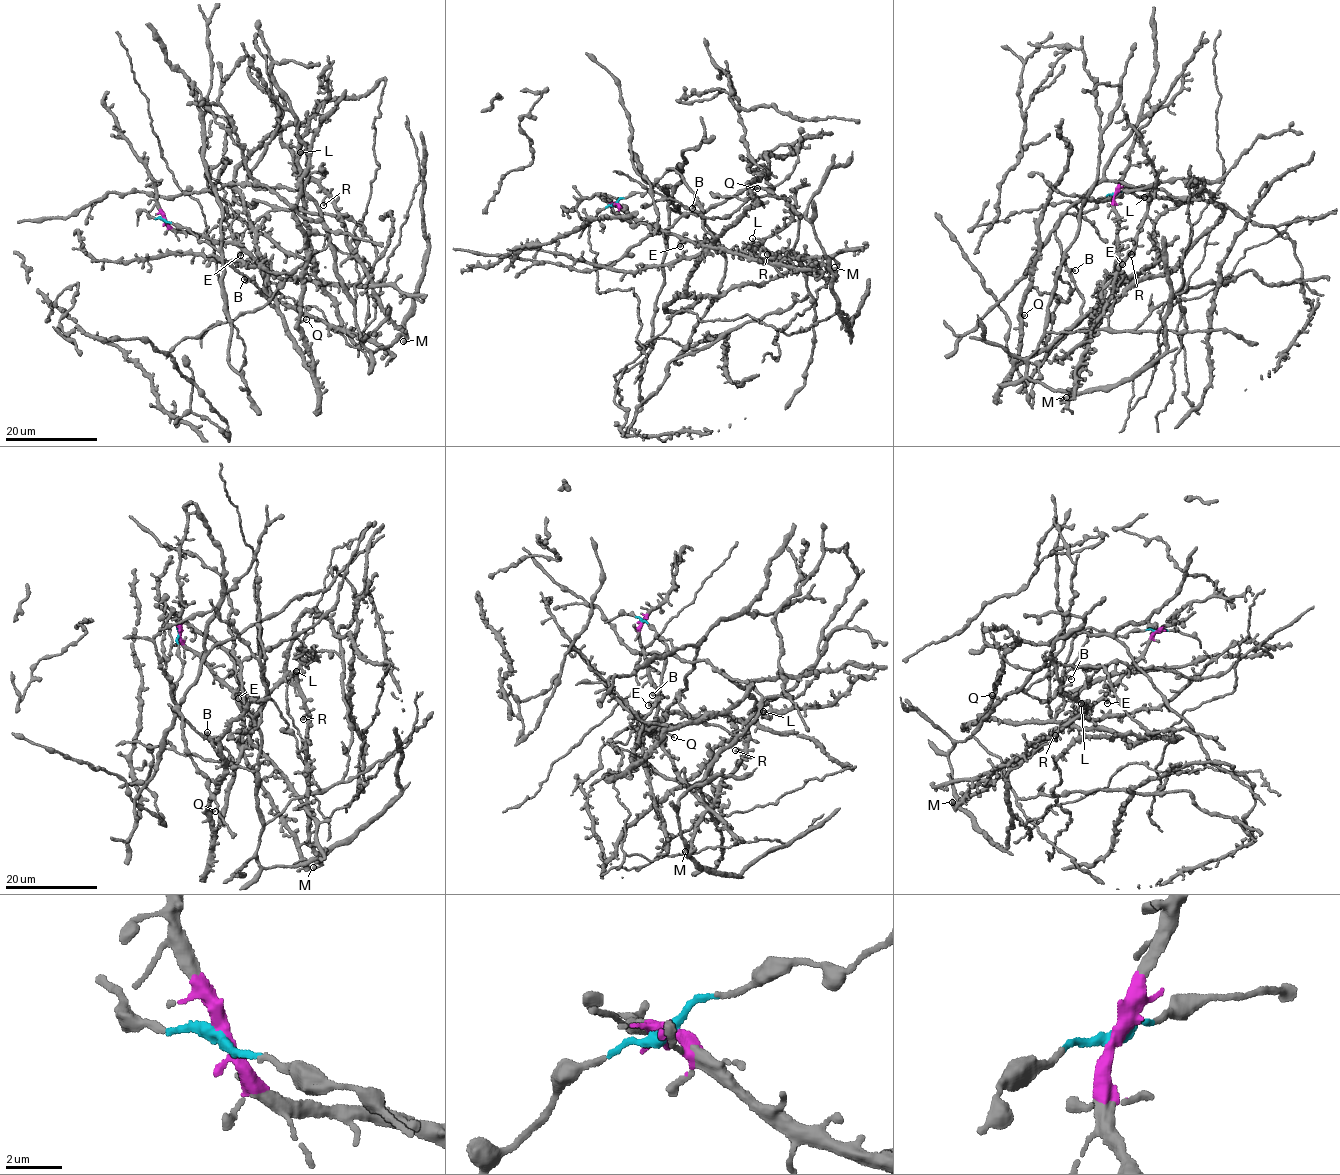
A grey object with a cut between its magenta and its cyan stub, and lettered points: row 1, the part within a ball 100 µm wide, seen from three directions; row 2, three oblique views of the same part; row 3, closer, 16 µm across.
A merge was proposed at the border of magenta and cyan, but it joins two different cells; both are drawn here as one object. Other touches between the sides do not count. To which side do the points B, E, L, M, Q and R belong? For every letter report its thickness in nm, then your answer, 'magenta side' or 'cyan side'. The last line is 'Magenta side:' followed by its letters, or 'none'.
B: calibre 200 nm; cyan side
E: calibre 480 nm; magenta side
L: calibre 180 nm; magenta side
M: calibre 380 nm; magenta side
Q: calibre 140 nm; cyan side
R: calibre 380 nm; magenta side
Magenta side: E, L, M, R

